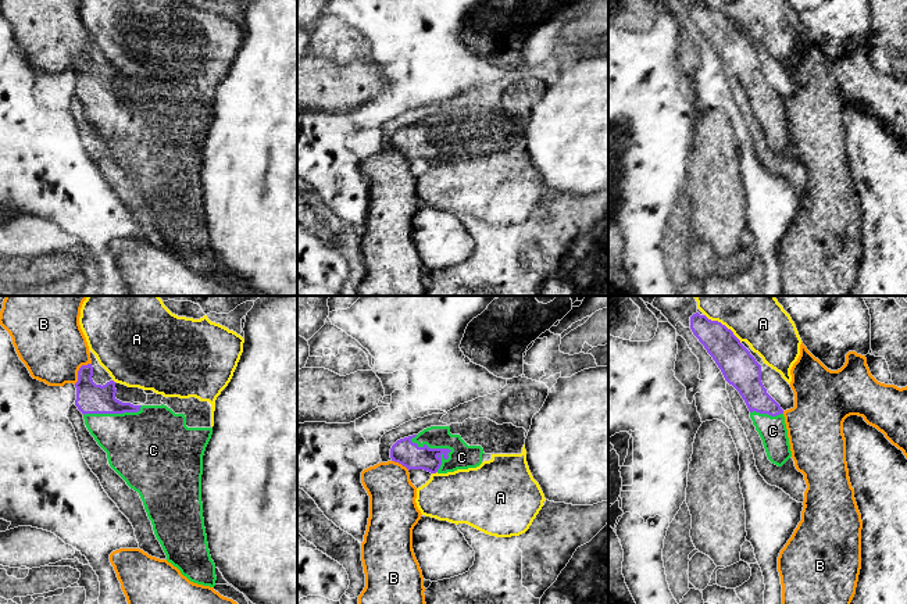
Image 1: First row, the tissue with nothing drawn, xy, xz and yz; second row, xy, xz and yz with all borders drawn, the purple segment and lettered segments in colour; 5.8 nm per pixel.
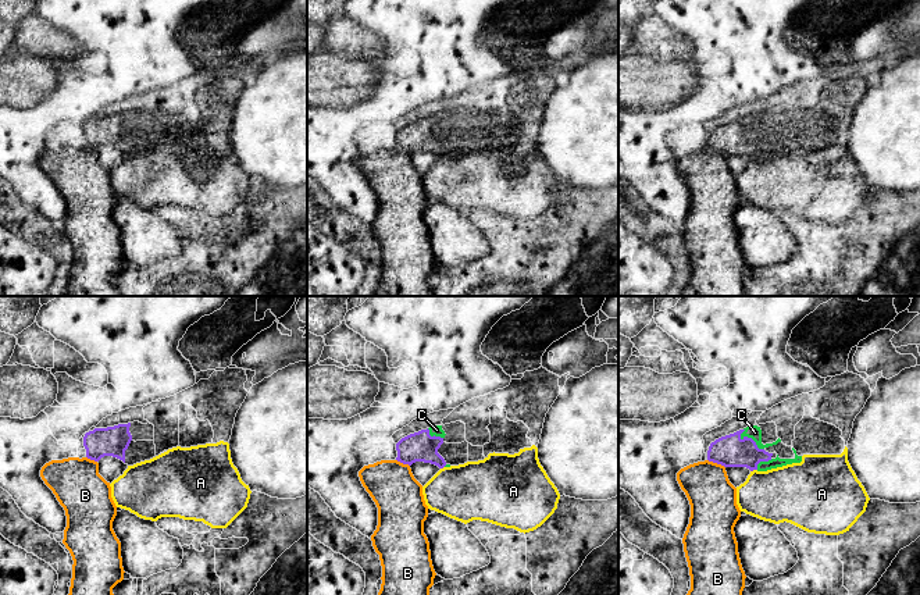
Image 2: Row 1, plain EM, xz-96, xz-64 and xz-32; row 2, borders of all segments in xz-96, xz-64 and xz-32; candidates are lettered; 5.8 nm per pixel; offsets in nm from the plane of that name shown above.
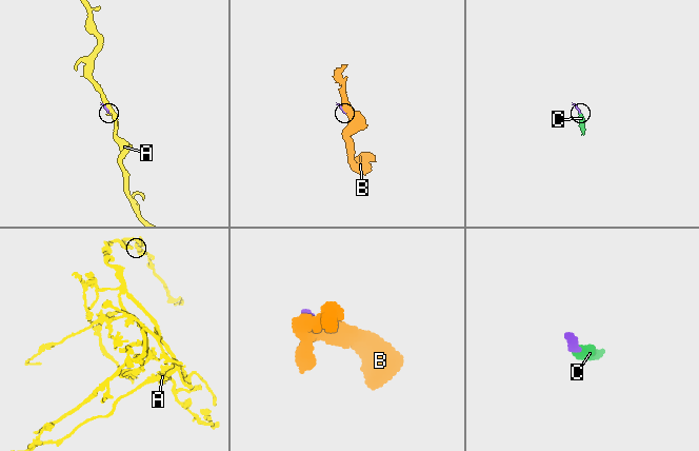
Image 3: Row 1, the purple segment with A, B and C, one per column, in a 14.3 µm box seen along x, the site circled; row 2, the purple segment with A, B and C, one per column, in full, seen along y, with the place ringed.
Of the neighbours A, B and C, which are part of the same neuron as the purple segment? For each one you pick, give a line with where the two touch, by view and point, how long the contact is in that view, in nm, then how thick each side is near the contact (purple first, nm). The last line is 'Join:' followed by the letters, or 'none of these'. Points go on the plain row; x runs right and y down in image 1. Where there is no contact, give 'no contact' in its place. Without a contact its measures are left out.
C: meets purple in xz at (431, 138); contact 260 nm long; 150 nm thick on the purple side, 140 nm on the other
Join: C

